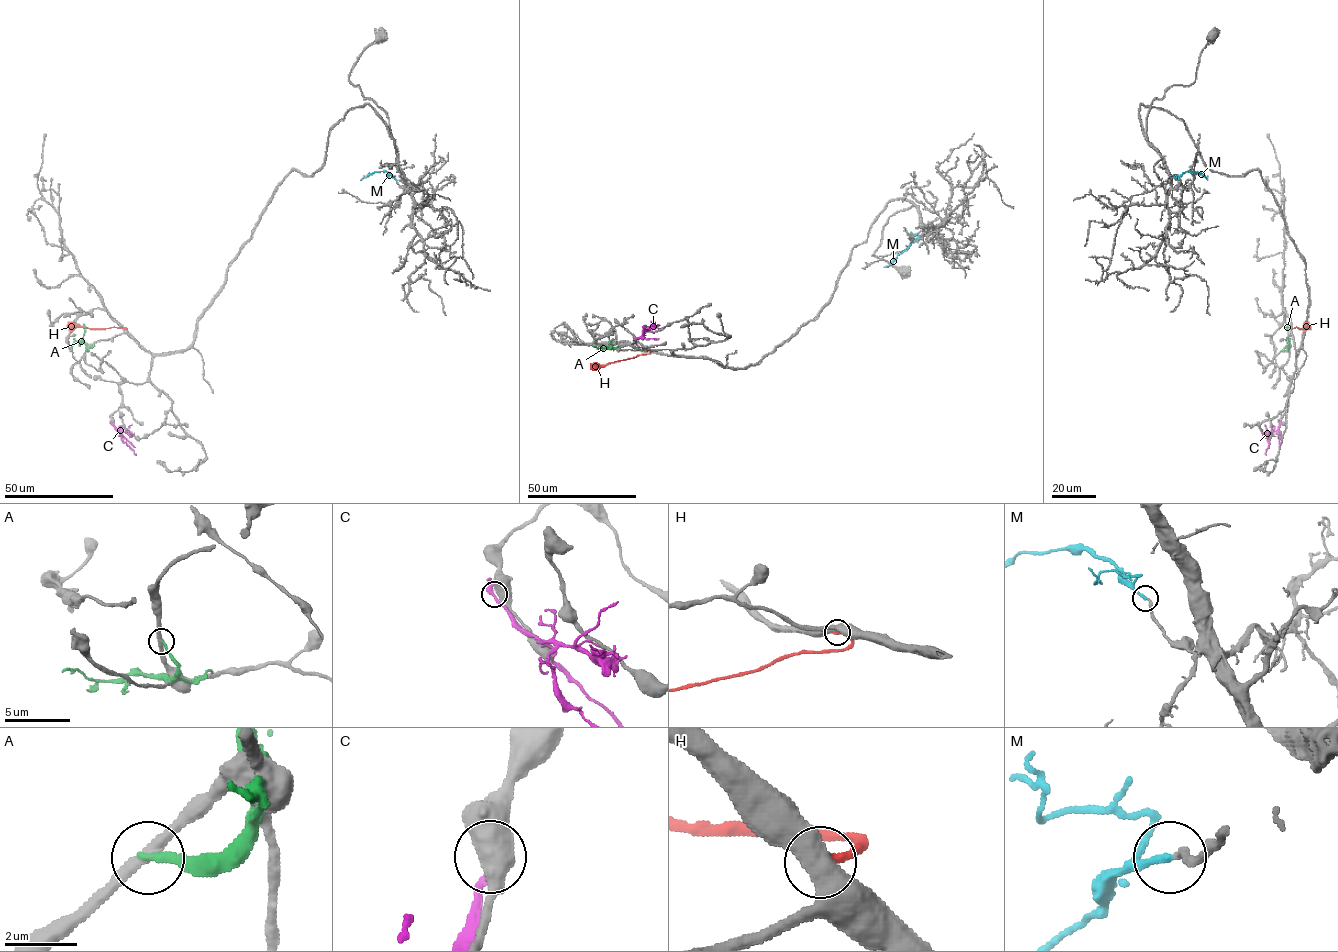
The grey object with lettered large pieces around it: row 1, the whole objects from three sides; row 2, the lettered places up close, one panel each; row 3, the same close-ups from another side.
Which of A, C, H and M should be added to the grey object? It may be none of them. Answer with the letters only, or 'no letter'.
M

